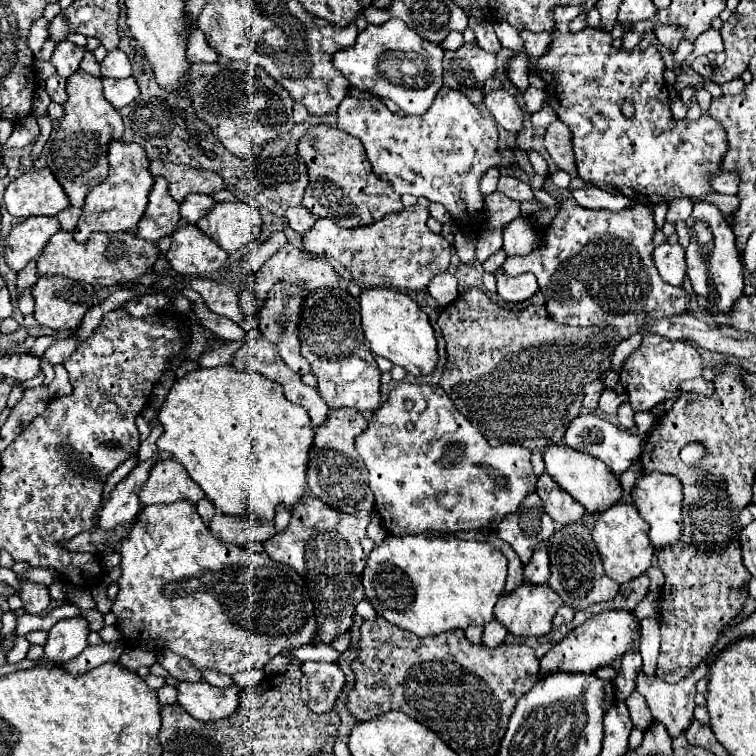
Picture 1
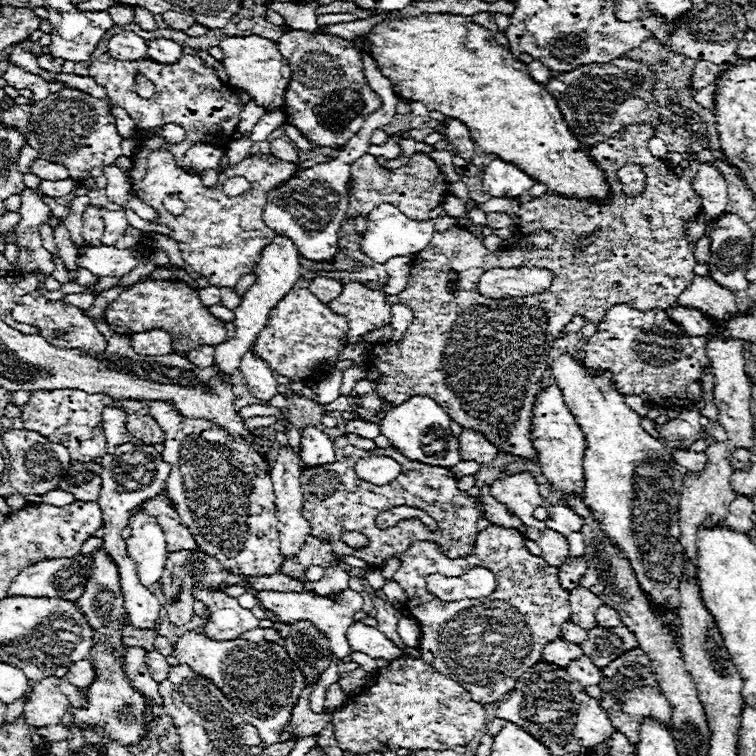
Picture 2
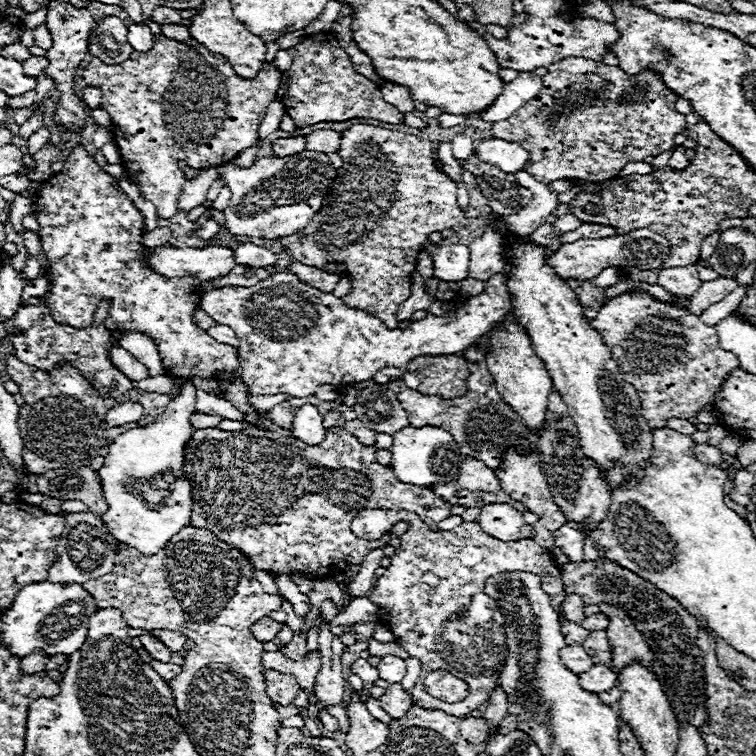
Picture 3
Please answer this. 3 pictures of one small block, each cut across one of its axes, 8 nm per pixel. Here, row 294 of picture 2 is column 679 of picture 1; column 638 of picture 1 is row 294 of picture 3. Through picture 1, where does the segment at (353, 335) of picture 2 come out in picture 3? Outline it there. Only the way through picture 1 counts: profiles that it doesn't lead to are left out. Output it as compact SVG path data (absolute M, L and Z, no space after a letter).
M356 124L342 134L338 154L344 158L344 166L336 170L336 180L330 186L322 210L302 232L280 238L280 242L288 248L290 256L306 266L324 268L328 262L344 262L352 290L342 298L342 302L346 306L356 306L356 310L376 314L376 318L394 330L400 324L396 320L396 312L410 296L410 276L414 274L424 238L436 230L462 230L466 226L466 216L456 202L456 182L434 166L432 142L420 140L412 134L366 124Z

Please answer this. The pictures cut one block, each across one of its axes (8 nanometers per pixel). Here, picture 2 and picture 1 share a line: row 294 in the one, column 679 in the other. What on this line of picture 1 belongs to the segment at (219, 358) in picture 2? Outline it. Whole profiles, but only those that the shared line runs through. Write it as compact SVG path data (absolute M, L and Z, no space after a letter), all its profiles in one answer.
M664 242L654 250L654 264L656 264L660 276L672 286L682 286L682 280L686 276L684 256L686 254L680 244Z

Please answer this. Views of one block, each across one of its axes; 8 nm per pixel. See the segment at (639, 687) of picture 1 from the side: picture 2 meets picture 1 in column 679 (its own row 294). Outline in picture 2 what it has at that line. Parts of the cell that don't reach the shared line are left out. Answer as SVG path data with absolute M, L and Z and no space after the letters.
M694 276L692 284L680 296L680 304L696 306L716 320L724 320L732 314L738 314L736 292L716 284L710 276Z

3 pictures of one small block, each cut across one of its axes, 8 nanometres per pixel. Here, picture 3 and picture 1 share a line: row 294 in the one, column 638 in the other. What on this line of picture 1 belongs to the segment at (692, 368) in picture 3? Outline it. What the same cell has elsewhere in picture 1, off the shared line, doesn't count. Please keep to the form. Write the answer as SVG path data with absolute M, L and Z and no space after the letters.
M604 610L584 624L576 626L562 642L558 642L542 660L542 676L548 672L596 672L602 666L612 666L614 660L622 658L630 650L640 646L640 620L630 610Z

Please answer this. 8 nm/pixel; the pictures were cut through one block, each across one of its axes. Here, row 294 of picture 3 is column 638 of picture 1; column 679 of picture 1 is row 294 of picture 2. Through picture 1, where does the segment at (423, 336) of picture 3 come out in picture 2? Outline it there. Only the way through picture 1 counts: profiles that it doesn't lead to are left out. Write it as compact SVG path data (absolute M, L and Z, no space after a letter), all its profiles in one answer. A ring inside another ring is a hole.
M494 268L482 274L478 292L484 298L524 298L542 294L552 284L552 272L542 268ZM292 288L270 312L268 326L262 330L252 352L264 358L270 368L288 378L298 380L318 380L326 374L326 360L336 358L348 344L346 338L346 318L332 312L328 304L320 302L308 288Z

